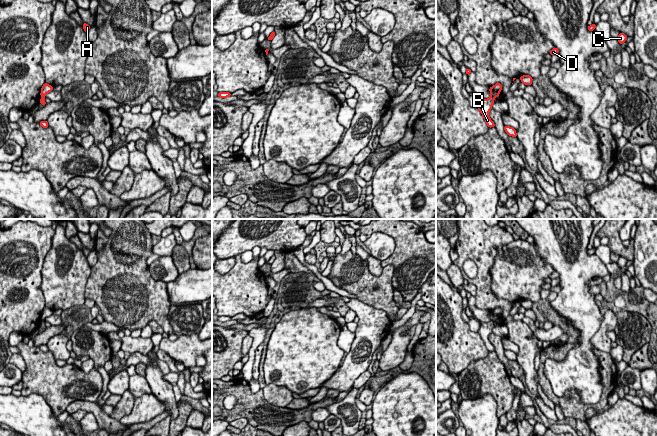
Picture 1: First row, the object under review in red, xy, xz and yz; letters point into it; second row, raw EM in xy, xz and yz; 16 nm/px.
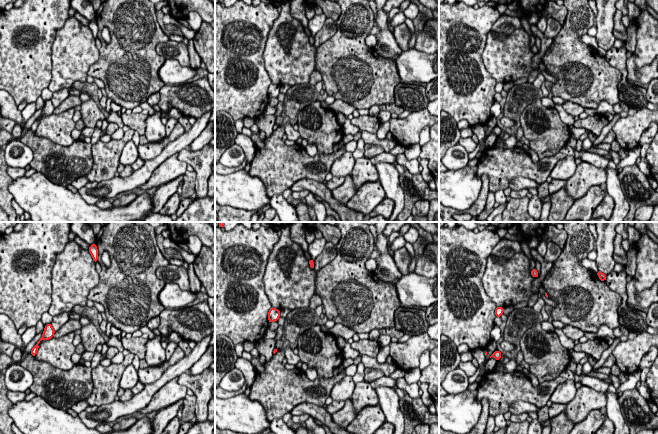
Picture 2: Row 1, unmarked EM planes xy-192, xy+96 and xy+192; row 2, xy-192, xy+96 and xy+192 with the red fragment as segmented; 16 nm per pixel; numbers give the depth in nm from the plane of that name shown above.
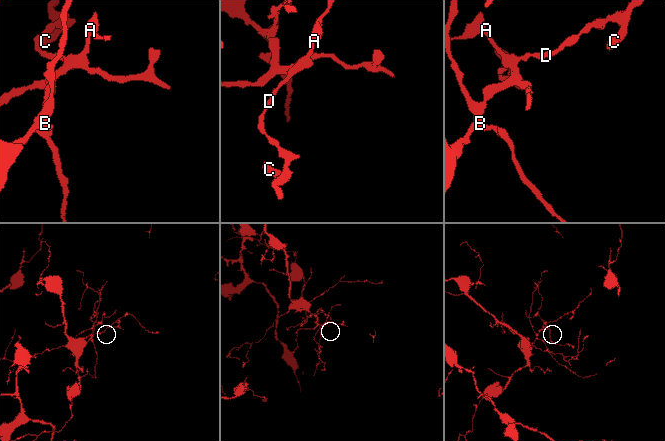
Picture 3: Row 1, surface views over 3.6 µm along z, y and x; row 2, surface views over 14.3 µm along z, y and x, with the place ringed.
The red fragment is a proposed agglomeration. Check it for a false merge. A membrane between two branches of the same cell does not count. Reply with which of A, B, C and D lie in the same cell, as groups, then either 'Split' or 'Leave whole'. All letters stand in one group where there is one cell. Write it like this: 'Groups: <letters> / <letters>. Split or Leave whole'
Groups: A C D / B. Split

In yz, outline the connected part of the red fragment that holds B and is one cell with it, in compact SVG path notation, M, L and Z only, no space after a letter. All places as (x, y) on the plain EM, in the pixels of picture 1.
M489 321L488 323L482 323L482 322L479 322L479 323L480 323L480 328L479 328L478 334L482 338L487 350L489 352L495 351L494 346L489 341L489 335L492 333L492 329L495 326L494 322Z

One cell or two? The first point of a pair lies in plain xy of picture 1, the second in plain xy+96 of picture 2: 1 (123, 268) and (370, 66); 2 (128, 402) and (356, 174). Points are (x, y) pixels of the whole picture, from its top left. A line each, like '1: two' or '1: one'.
1: one
2: two

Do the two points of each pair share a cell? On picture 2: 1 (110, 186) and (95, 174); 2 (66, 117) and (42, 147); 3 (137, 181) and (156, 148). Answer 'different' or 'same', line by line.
1: different
2: different
3: different

